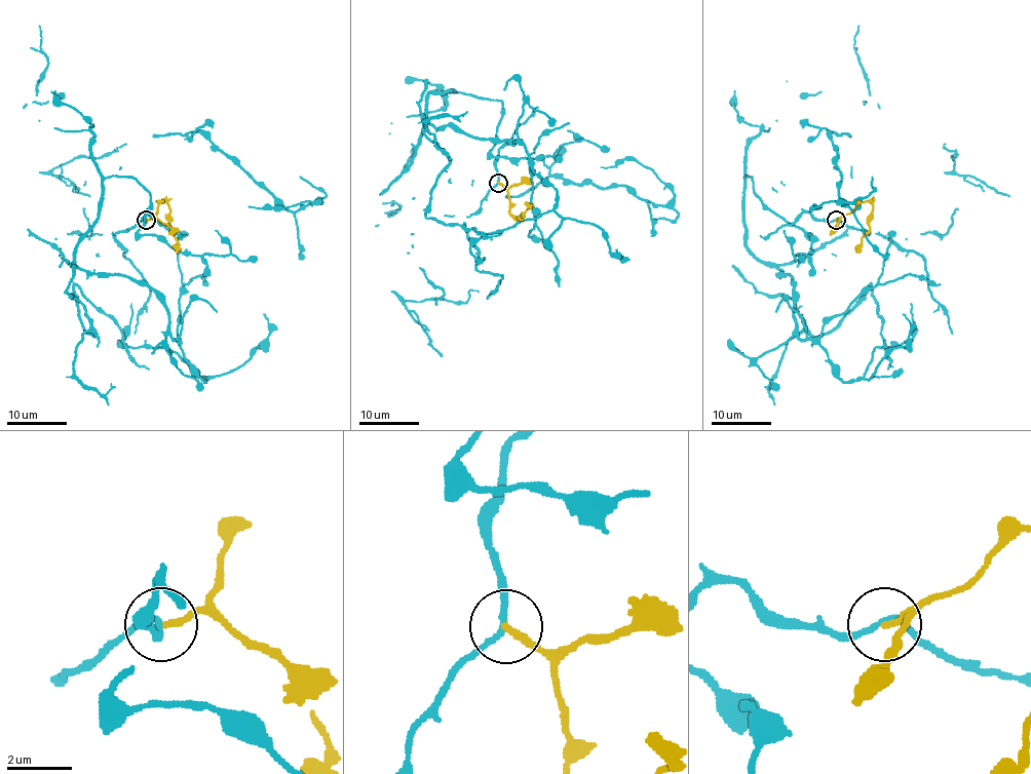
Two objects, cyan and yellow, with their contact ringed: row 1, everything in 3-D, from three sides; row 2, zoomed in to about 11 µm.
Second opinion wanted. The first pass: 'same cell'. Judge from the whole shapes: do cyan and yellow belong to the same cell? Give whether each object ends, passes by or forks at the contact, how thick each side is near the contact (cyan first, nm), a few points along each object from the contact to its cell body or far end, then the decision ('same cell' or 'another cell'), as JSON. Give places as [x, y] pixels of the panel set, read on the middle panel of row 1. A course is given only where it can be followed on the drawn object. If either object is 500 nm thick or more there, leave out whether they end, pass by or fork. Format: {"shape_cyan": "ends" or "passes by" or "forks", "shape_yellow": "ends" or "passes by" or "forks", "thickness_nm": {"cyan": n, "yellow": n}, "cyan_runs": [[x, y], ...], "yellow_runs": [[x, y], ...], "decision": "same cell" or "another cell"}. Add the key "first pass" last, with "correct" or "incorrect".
{"shape_cyan": "passes by", "shape_yellow": "ends", "thickness_nm": {"cyan": 170, "yellow": 200}, "cyan_runs": [[498, 182], [502, 104], [431, 91], [557, 192], [482, 236], [425, 217], [425, 123], [463, 115]], "yellow_runs": [[498, 182], [507, 189], [508, 213], [523, 218], [521, 216], [524, 217], [530, 203]], "decision": "another cell", "first pass": "incorrect"}

